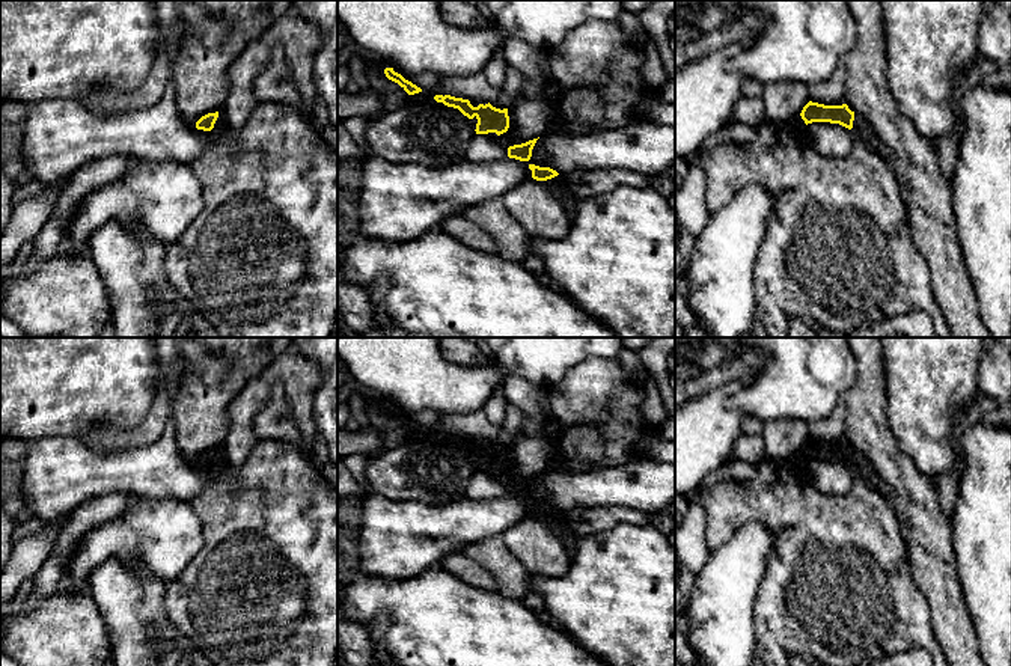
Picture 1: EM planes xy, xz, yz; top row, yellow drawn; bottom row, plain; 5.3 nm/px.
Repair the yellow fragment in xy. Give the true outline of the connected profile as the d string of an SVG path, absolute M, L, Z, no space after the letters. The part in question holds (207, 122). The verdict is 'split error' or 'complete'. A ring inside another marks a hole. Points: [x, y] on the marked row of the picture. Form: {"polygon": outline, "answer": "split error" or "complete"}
{"polygon": "M223 112L208 113L196 122L197 130L211 131L220 136L229 130L226 116Z", "answer": "split error"}

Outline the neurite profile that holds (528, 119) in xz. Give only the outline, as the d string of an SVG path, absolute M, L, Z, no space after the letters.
M517 99L509 108L509 128L506 133L497 136L496 133L488 134L475 134L473 140L469 145L466 152L466 161L472 163L484 163L484 161L496 161L503 157L508 157L508 148L514 145L521 145L529 140L542 137L556 130L557 116L556 113L545 104L535 99Z

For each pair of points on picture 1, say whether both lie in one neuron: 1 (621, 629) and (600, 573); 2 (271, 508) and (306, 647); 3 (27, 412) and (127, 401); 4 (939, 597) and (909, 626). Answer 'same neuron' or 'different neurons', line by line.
1: same neuron
2: same neuron
3: same neuron
4: different neurons

